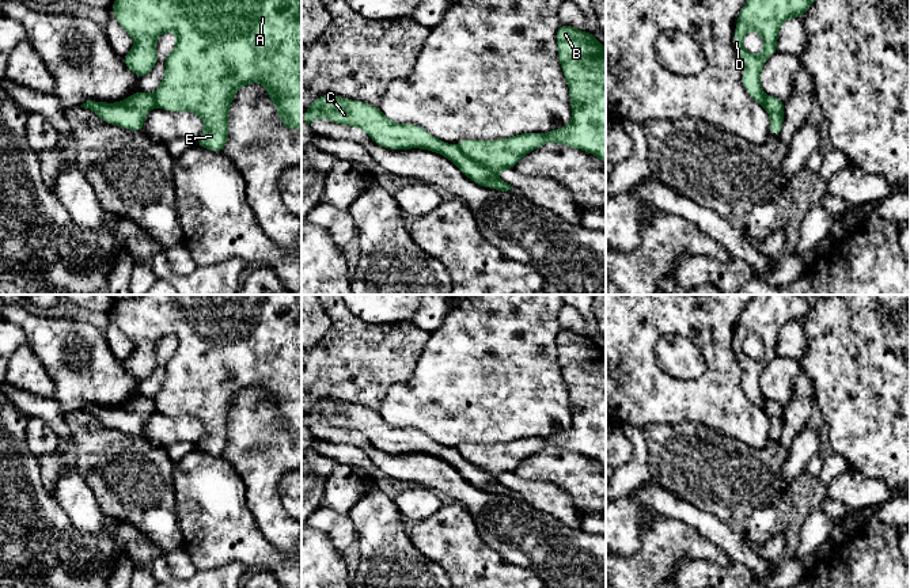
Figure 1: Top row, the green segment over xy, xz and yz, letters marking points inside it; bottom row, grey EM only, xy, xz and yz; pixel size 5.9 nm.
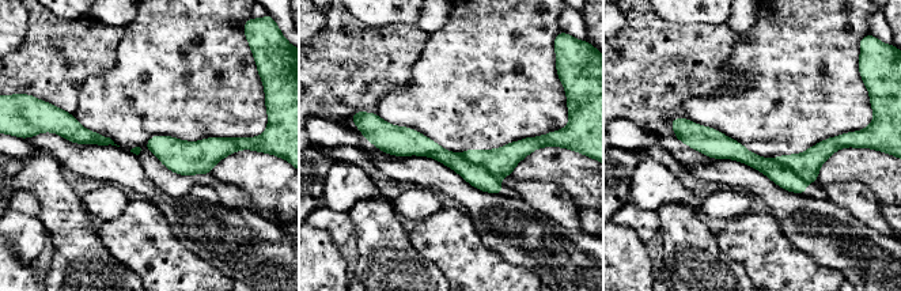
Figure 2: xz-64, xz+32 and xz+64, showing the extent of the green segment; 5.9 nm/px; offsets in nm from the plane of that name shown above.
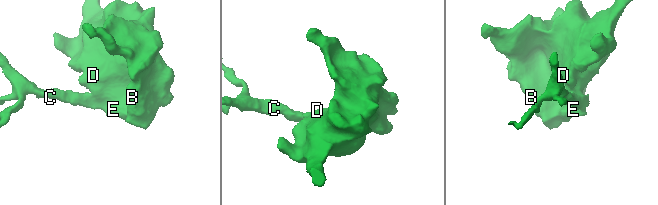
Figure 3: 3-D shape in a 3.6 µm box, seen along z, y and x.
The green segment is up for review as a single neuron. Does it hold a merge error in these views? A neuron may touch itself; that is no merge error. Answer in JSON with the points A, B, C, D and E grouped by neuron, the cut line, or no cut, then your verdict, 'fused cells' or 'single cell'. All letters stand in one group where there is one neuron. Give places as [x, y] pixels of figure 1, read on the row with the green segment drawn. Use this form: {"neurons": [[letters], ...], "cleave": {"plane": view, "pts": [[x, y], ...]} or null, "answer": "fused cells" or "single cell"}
{"neurons": [["A", "B", "D", "E"], ["C"]], "cleave": {"plane": "xz", "pts": [[457, 145], [471, 159], [495, 173]]}, "answer": "fused cells"}

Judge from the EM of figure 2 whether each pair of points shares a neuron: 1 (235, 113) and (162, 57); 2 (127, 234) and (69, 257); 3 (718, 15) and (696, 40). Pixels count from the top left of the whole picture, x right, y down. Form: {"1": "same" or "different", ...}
{"1": "same", "2": "different", "3": "different"}

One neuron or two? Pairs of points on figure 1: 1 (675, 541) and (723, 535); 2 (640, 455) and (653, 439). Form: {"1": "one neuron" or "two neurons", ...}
{"1": "two neurons", "2": "two neurons"}

